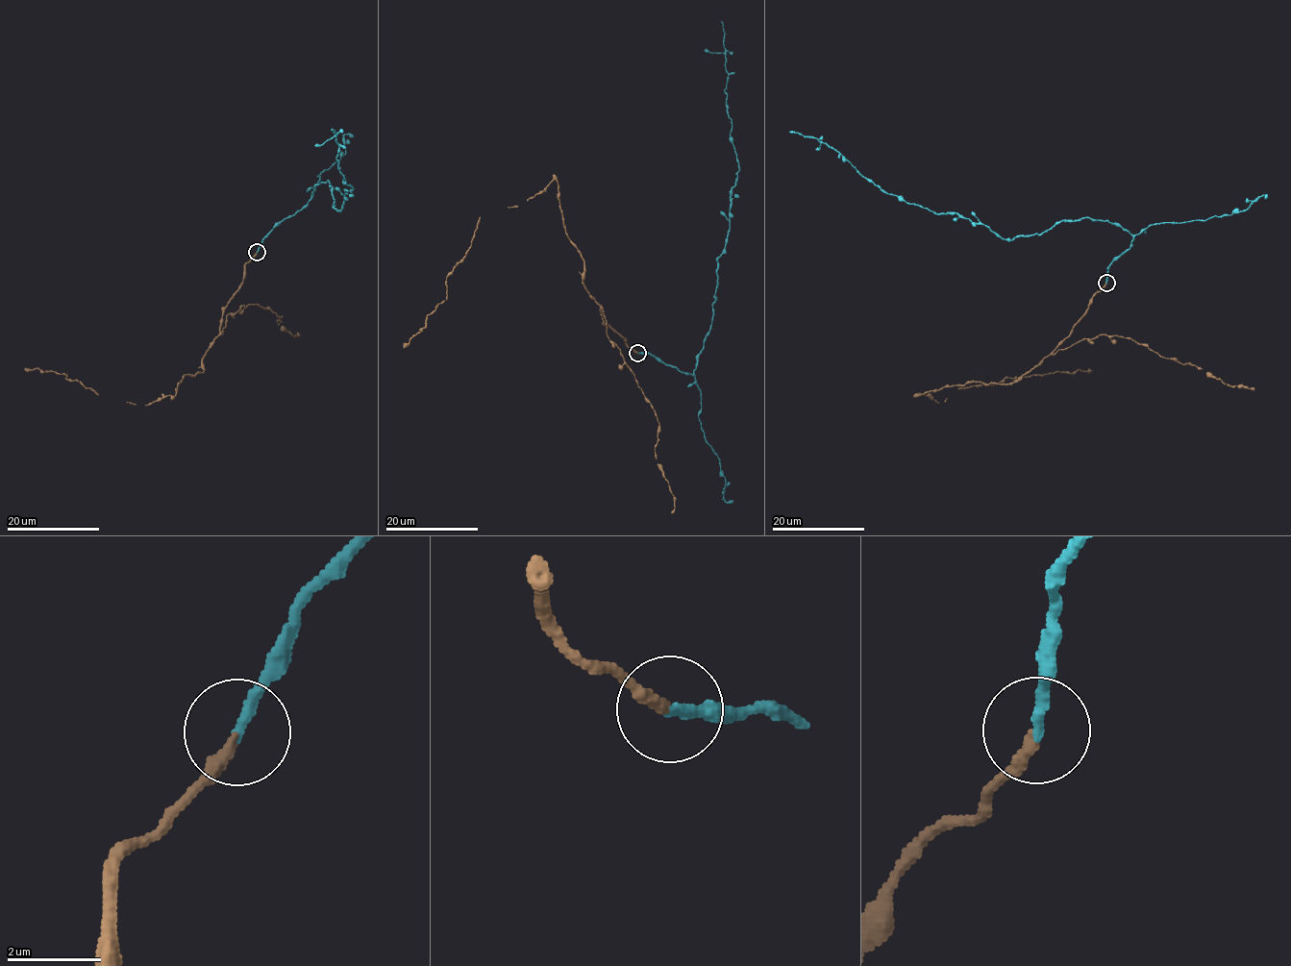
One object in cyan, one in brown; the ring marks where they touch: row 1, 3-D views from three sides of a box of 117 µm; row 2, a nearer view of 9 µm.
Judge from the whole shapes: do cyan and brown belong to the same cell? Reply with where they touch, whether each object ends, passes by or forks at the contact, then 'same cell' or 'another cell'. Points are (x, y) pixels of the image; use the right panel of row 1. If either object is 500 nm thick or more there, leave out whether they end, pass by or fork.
place (1106, 283); cyan ends; brown ends; same cell

